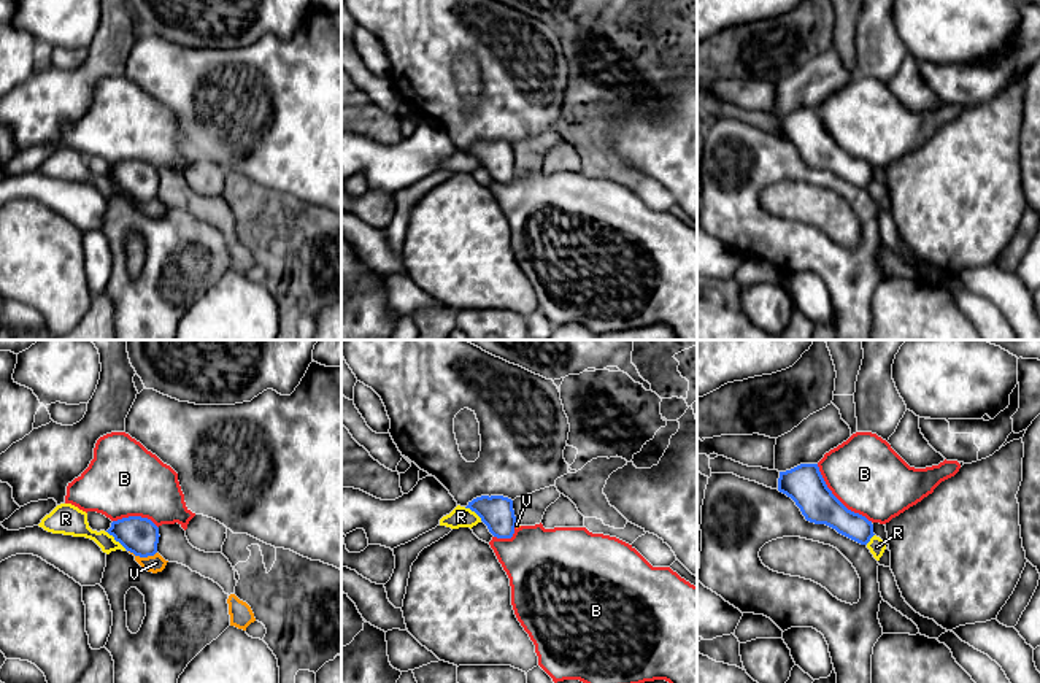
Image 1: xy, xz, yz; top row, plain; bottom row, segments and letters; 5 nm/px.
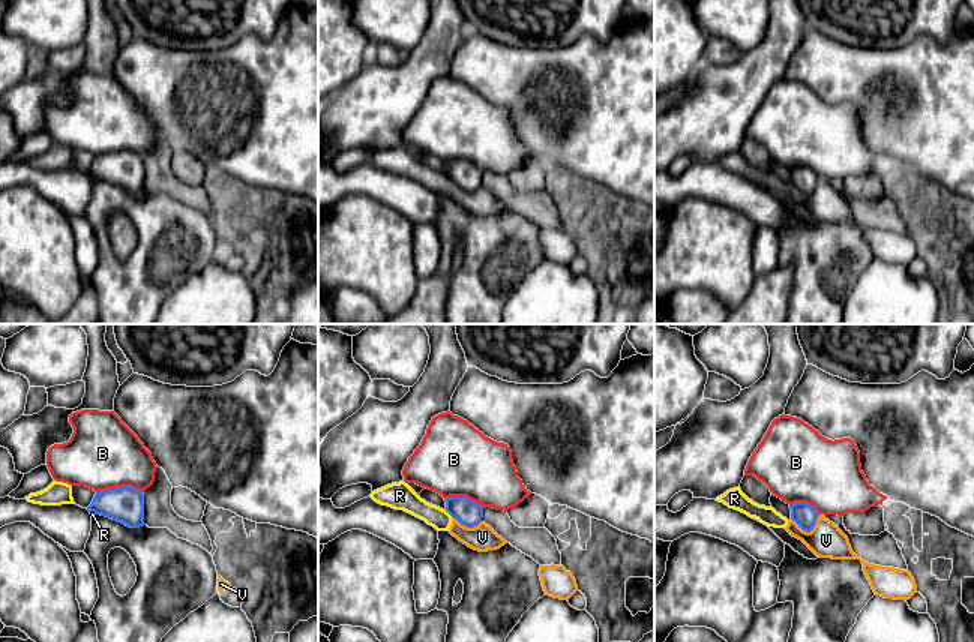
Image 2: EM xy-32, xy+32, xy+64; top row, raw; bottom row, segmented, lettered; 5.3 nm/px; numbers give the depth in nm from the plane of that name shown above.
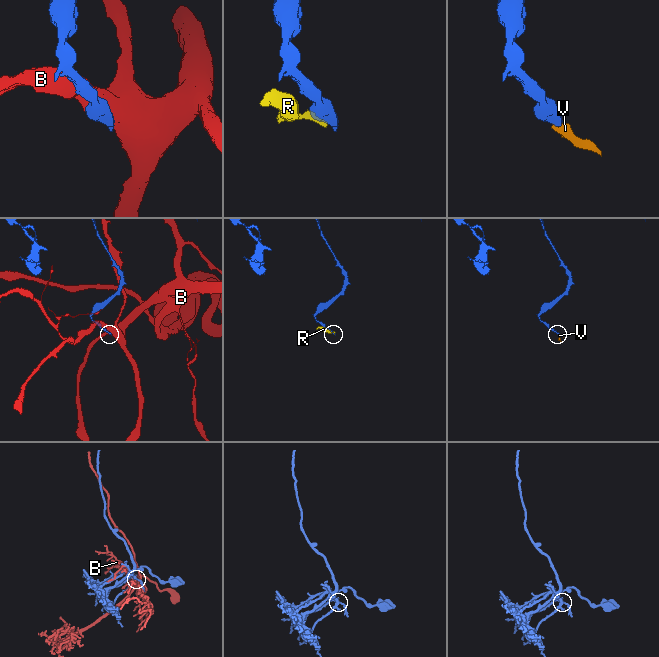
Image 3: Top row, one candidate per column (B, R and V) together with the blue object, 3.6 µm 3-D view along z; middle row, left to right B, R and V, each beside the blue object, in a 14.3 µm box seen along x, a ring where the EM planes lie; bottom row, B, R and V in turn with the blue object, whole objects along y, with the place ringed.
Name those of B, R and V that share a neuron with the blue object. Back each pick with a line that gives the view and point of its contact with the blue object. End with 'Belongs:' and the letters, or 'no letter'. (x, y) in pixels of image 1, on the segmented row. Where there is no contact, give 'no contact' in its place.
Belongs: no letter

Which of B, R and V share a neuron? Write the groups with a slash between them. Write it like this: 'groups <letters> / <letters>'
groups B / R V

